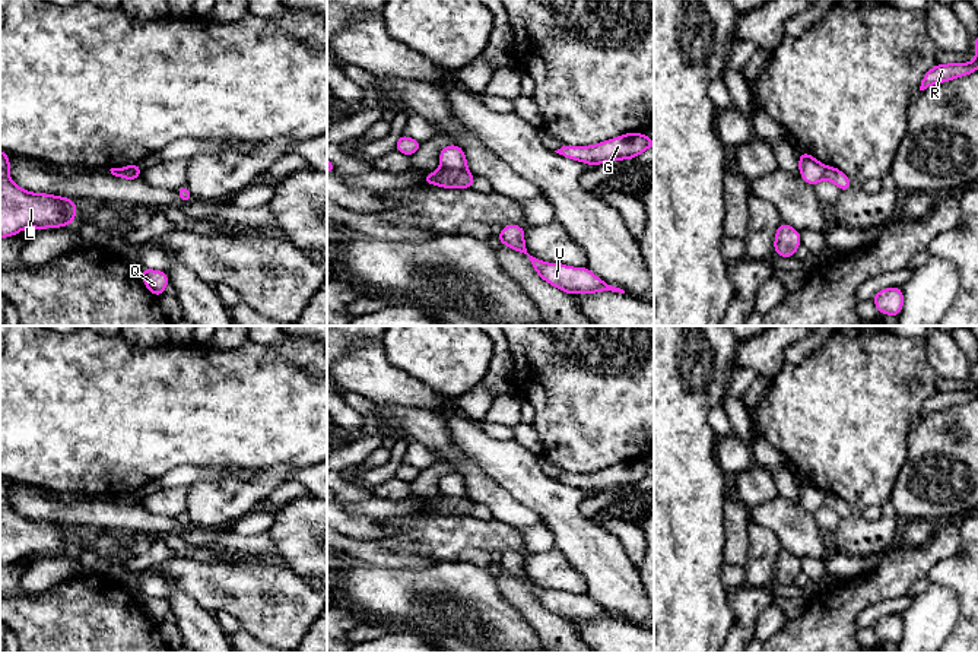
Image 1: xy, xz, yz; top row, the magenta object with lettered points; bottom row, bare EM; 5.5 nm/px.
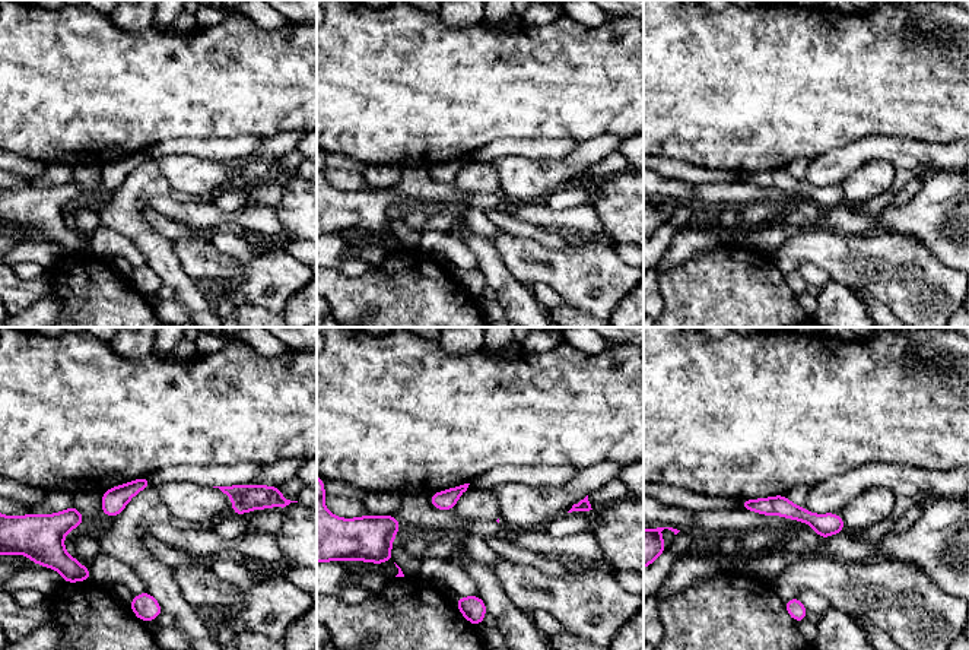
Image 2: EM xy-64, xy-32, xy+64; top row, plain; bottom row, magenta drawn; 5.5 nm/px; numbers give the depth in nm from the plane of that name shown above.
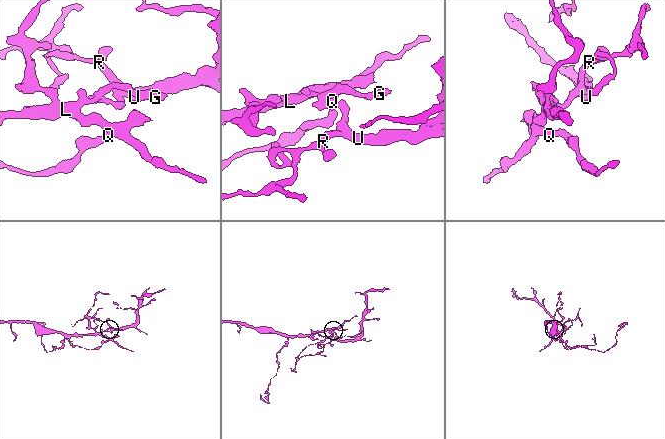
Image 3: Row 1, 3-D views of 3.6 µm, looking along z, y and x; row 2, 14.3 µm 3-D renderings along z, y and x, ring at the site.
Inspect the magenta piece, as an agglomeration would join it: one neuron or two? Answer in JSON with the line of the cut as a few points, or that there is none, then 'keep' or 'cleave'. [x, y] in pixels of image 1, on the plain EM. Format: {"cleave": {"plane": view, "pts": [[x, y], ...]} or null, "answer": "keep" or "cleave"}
{"cleave": {"plane": "xz", "pts": [[441, 494], [464, 497]]}, "answer": "cleave"}

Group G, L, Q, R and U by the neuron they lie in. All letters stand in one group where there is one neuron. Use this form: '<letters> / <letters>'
G L Q / R U

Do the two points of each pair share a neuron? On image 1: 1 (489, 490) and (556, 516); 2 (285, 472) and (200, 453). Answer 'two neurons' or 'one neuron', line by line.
1: two neurons
2: two neurons

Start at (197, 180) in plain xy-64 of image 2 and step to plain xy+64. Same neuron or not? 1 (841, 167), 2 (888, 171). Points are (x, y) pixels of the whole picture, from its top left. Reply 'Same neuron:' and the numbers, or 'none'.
Same neuron: 2

